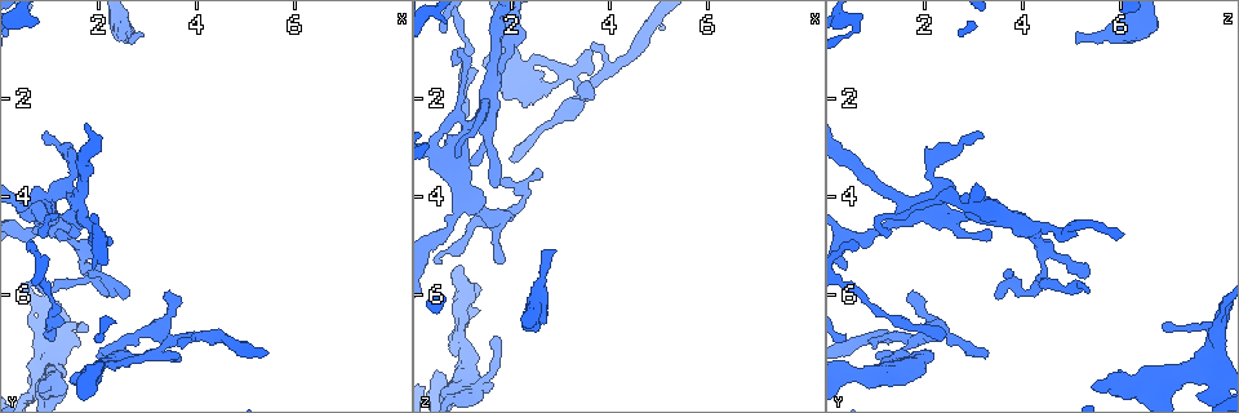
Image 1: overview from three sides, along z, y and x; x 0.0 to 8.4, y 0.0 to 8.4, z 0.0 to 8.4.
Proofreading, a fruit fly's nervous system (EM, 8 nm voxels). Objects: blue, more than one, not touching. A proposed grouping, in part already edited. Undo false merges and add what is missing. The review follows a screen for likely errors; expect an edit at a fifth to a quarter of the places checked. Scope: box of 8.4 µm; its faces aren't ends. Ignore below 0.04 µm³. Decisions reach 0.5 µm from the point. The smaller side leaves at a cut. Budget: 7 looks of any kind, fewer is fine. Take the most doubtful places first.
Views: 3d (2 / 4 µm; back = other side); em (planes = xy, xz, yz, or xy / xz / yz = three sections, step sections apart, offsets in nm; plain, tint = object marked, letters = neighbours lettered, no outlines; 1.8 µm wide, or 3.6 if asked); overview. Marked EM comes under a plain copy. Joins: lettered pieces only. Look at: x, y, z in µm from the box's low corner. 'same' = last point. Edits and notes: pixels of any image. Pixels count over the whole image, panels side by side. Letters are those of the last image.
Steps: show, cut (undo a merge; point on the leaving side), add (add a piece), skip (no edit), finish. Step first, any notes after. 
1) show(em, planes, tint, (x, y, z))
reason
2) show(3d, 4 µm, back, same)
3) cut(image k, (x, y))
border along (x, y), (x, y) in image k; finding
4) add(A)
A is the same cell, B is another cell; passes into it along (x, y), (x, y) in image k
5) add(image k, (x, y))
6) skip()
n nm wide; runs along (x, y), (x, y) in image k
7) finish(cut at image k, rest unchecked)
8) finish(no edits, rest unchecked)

show(em, yz, step 16, tint, (2.85, 0.75, 5.10))
an open end

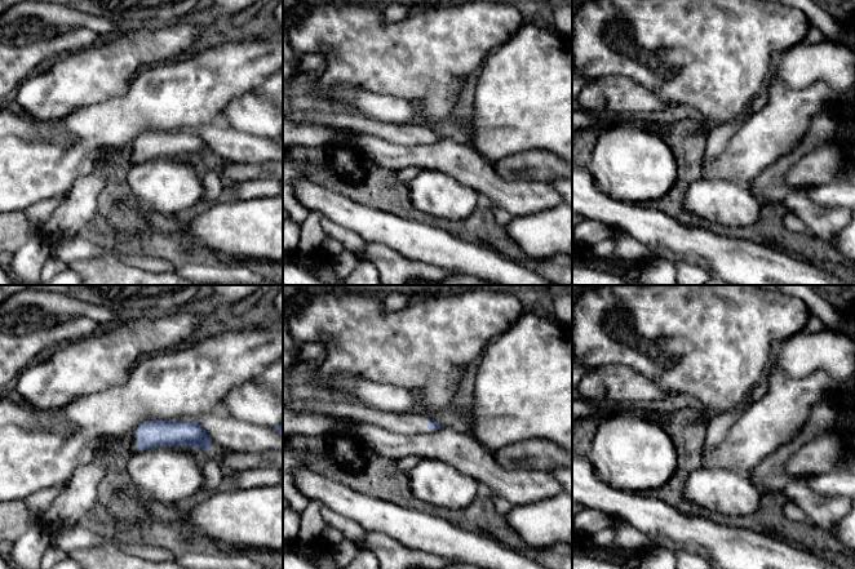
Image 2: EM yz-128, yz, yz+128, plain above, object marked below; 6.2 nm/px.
show(em, planes, tint, same)

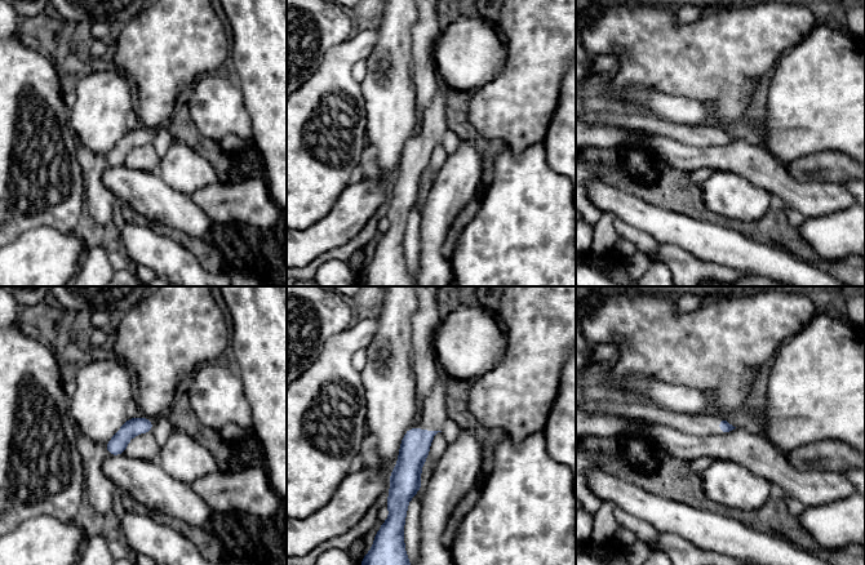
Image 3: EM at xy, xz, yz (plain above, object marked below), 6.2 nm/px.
show(em, planes, letters, same)

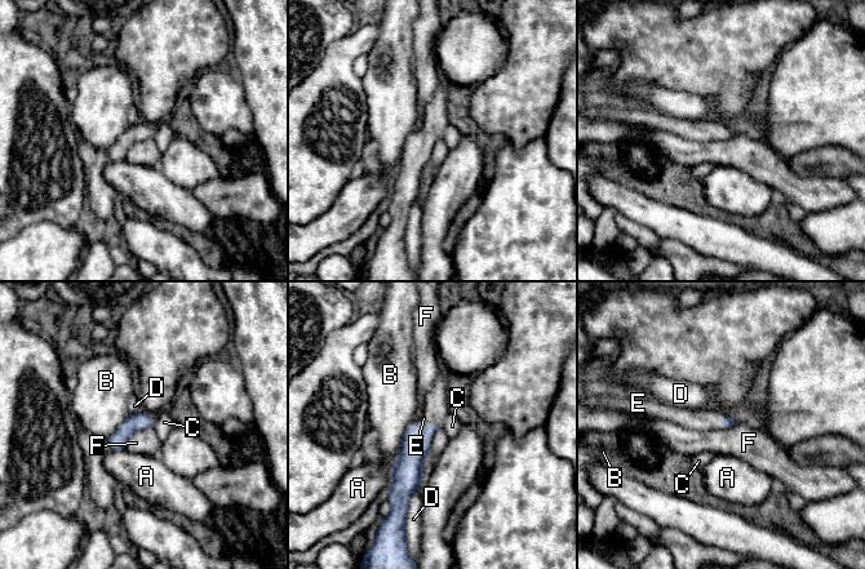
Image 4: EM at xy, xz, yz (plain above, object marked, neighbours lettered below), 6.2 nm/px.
add(E)
B touches over 320 nm; E is the same cell, A, B, C, D and F are other cells; passes into it along (417, 438), (429, 426), (435, 409) in image 4; the cell continues

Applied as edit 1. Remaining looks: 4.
show(overview)
see it whole again

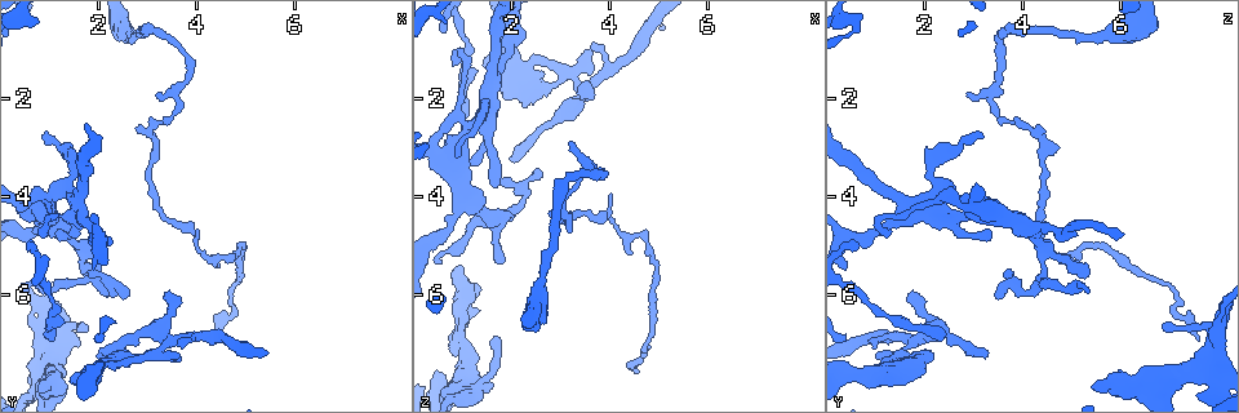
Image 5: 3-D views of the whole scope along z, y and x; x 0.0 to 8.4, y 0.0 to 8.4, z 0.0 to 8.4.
show(3d, 4 µm, (2.00, 7.30, 3.15))
tapers out

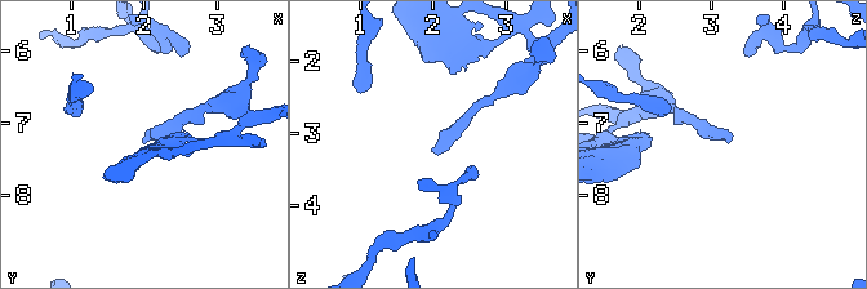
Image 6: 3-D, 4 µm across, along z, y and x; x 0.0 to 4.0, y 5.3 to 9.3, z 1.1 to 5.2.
show(em, planes, letters, (1.95, 7.25, 3.20))
shape alone is not enough

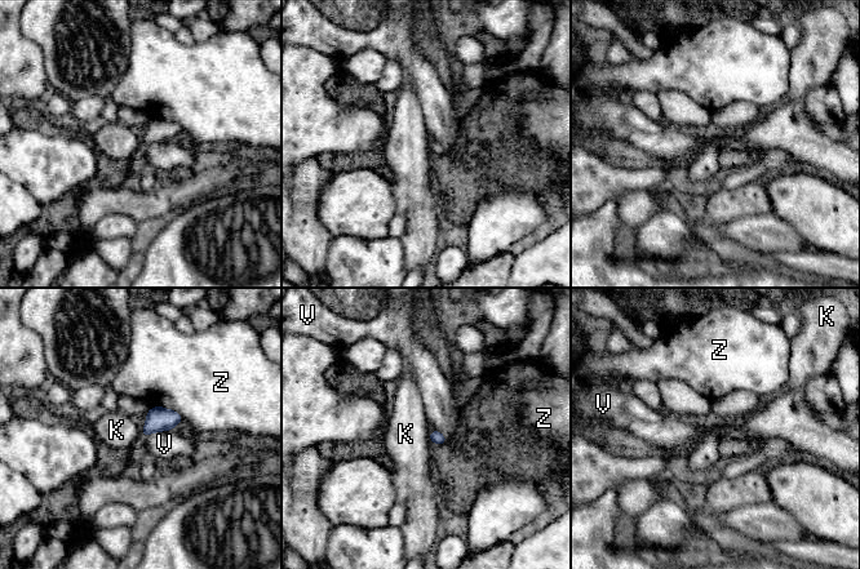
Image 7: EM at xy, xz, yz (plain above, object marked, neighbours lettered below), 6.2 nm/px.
skip()
K, V and Z are other cells; border along (430, 432), (429, 440) in image 7; no lettered piece goes on from it

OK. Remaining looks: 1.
show(em, planes, letters, (4.55, 6.95, 7.55))
long arm stops here

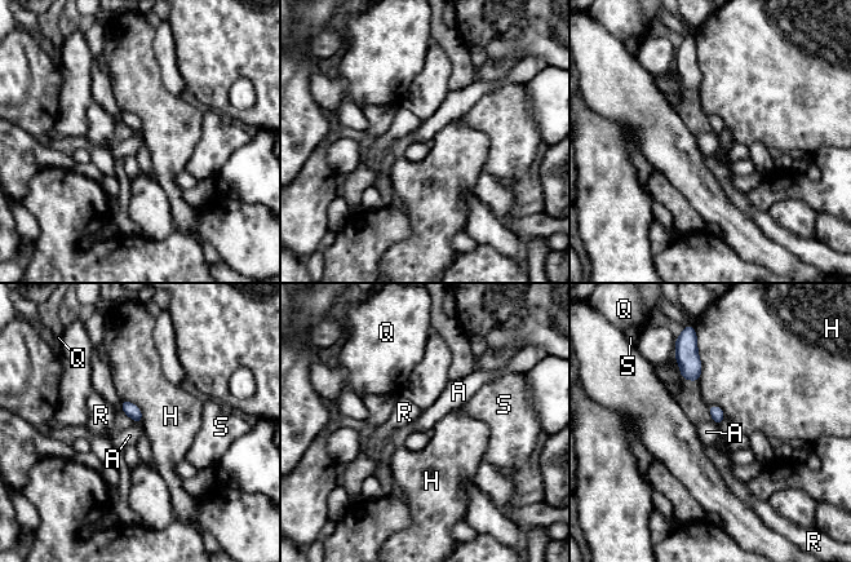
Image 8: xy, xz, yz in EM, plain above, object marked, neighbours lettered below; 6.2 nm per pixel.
skip()
H touches over 260 nm; A, H, Q, R and S are other cells; border along (134, 421), (141, 423) in image 8; none of them fits

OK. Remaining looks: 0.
finish(add at image 4, rest unchecked)

